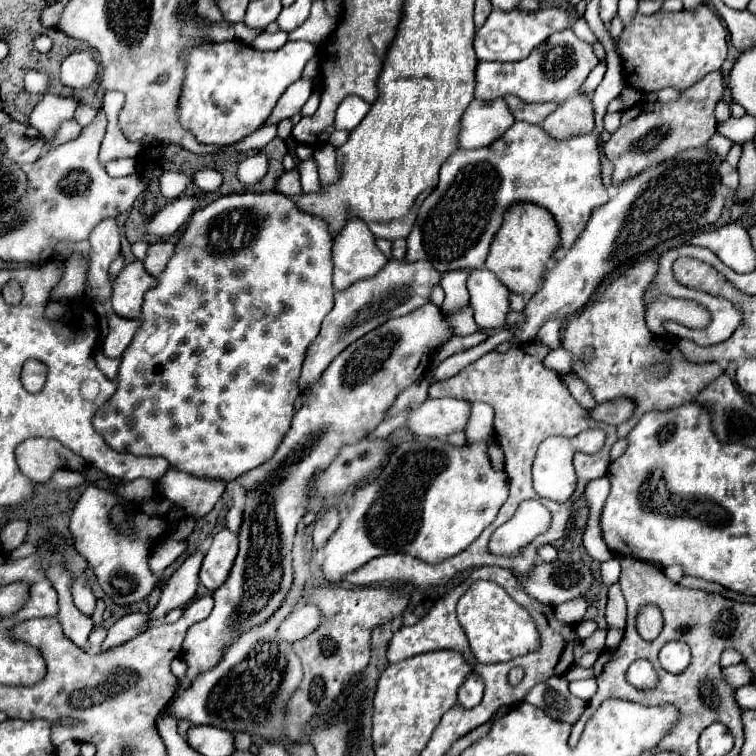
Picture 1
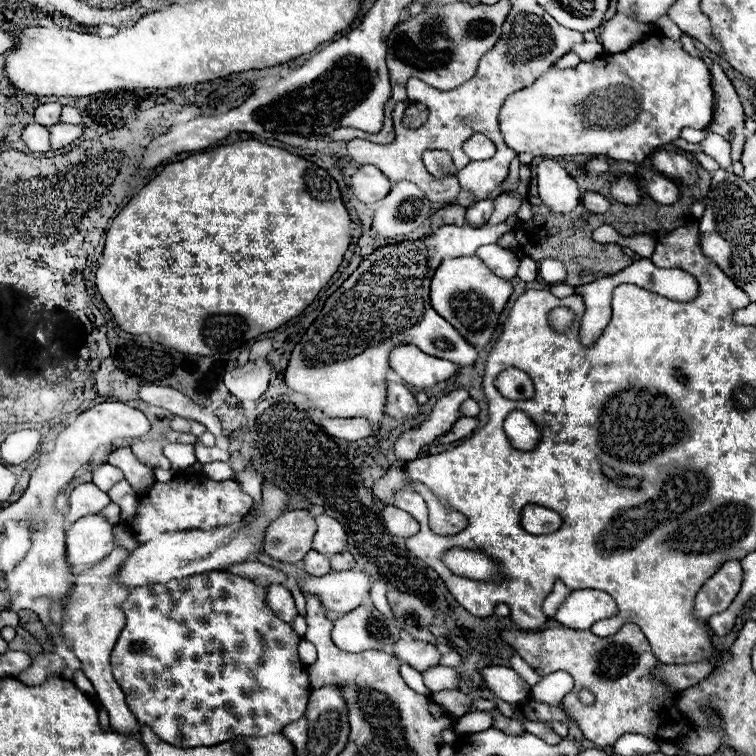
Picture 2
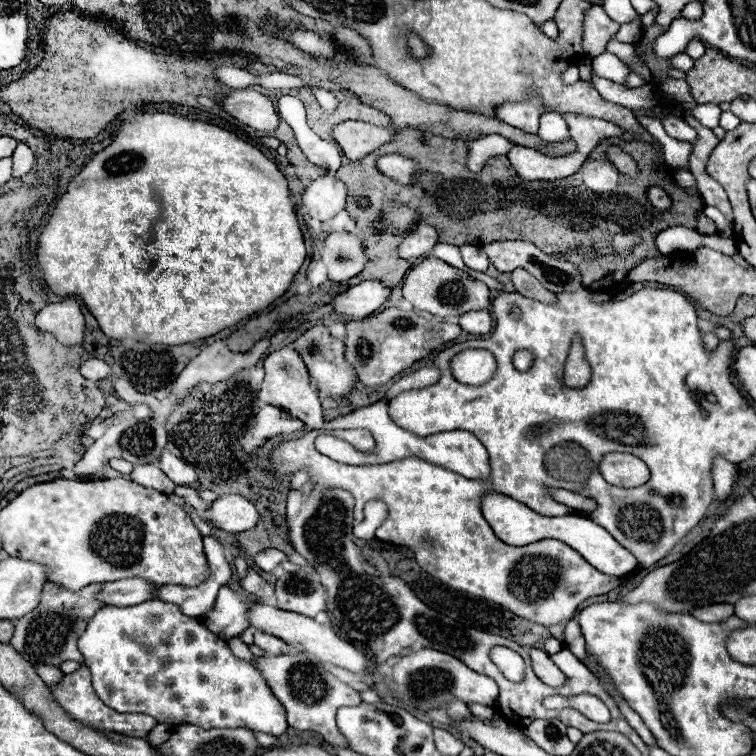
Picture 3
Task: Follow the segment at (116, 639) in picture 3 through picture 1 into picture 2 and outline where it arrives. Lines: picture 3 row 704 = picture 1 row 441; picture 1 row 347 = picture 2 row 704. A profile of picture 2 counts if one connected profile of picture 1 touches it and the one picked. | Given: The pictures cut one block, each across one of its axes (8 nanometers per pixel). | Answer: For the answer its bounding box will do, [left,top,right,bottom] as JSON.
[112,572,310,748]

